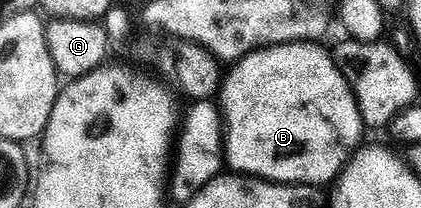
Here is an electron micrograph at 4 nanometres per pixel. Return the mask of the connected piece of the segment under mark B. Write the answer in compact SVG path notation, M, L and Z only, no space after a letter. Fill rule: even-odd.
M289 42L286 46L266 46L263 50L257 50L254 54L247 55L240 62L228 71L223 85L219 91L219 110L223 115L223 154L227 159L227 166L230 171L241 176L252 176L266 182L278 184L304 184L307 187L320 187L320 182L332 183L345 169L345 163L349 161L351 155L362 145L361 130L363 123L361 113L357 107L357 101L353 99L353 94L349 90L345 78L339 72L339 68L334 65L330 51L324 50L324 45L315 42Z

